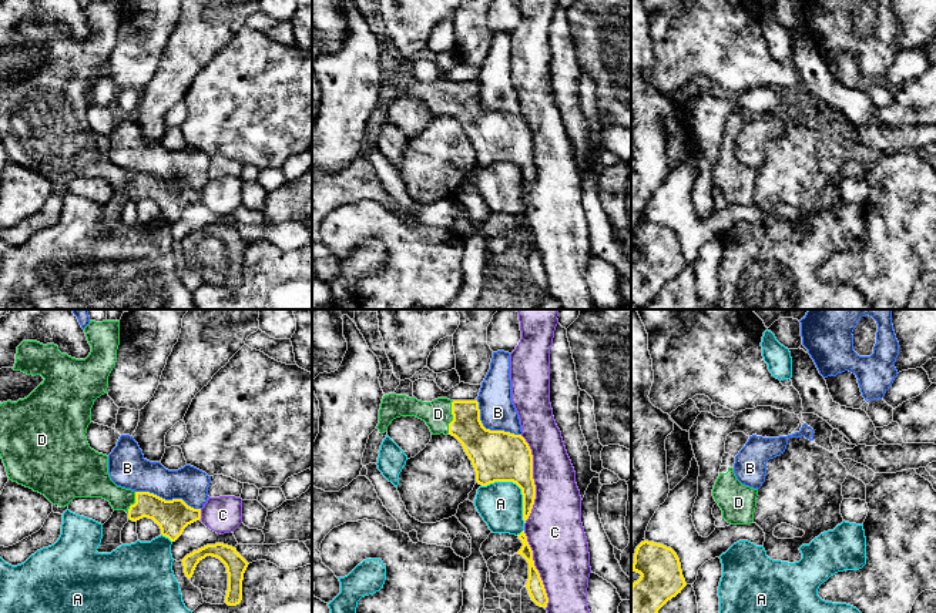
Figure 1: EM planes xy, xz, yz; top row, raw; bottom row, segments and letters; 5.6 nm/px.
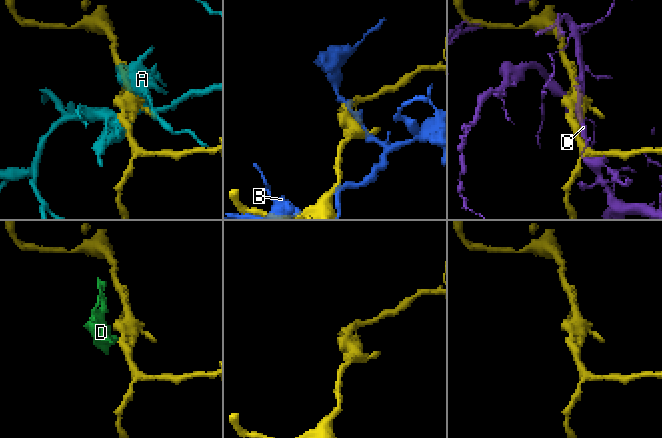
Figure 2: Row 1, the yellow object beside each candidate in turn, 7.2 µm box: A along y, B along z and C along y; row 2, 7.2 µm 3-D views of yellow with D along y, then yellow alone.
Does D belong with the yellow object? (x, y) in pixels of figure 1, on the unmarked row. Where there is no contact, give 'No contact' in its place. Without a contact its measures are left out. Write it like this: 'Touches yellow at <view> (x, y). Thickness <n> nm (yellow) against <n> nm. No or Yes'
Touches yellow at xz (453, 97). Thickness 220 nm (yellow) against 160 nm. Yes

